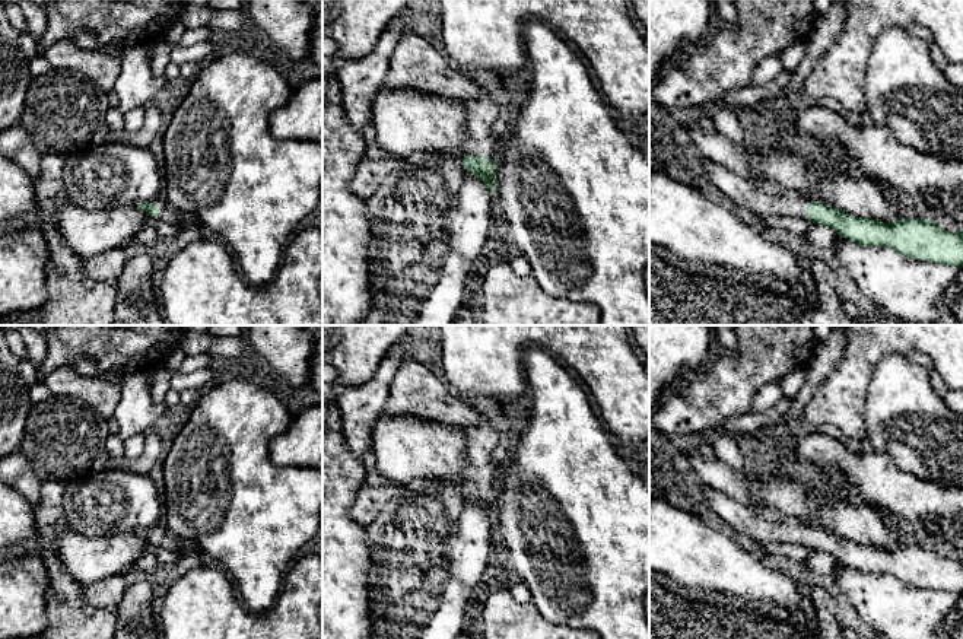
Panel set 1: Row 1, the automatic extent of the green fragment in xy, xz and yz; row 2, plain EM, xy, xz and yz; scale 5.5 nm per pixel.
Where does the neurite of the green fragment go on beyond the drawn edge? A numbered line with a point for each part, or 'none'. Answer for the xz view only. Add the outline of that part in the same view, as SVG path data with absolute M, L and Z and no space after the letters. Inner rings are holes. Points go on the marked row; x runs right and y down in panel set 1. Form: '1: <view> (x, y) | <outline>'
1: xz (480, 113) | M480 90L479 96L464 105L467 134L464 146L470 155L479 155L496 160L502 140L498 139L492 125L503 112Z

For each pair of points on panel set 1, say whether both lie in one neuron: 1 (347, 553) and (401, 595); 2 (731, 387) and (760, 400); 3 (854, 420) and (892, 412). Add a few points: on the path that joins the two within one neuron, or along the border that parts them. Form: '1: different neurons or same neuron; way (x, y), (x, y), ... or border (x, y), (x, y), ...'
1: different neurons; border (366, 536), (369, 547), (369, 604)
2: different neurons; border (778, 381), (759, 388), (752, 410)
3: different neurons; border (868, 384), (864, 407), (864, 436)

